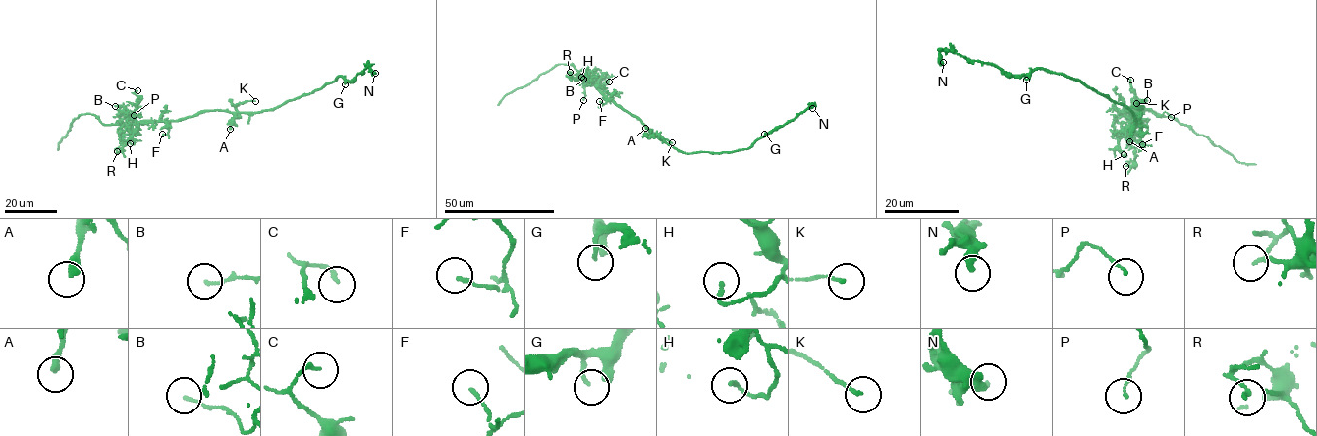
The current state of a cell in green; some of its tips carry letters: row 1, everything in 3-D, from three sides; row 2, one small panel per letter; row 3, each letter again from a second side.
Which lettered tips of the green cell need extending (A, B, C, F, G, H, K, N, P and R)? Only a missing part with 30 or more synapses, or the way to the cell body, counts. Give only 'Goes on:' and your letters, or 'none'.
Goes on: none

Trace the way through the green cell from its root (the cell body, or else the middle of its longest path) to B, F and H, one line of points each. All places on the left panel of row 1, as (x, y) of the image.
B: (229, 112), (205, 110), (177, 120), (137, 121), (125, 112), (124, 106), (115, 106)
F: (229, 112), (205, 110), (169, 120), (166, 123), (168, 135), (162, 134)
H: (229, 112), (205, 110), (177, 120), (143, 121), (133, 136), (134, 144), (130, 143)

